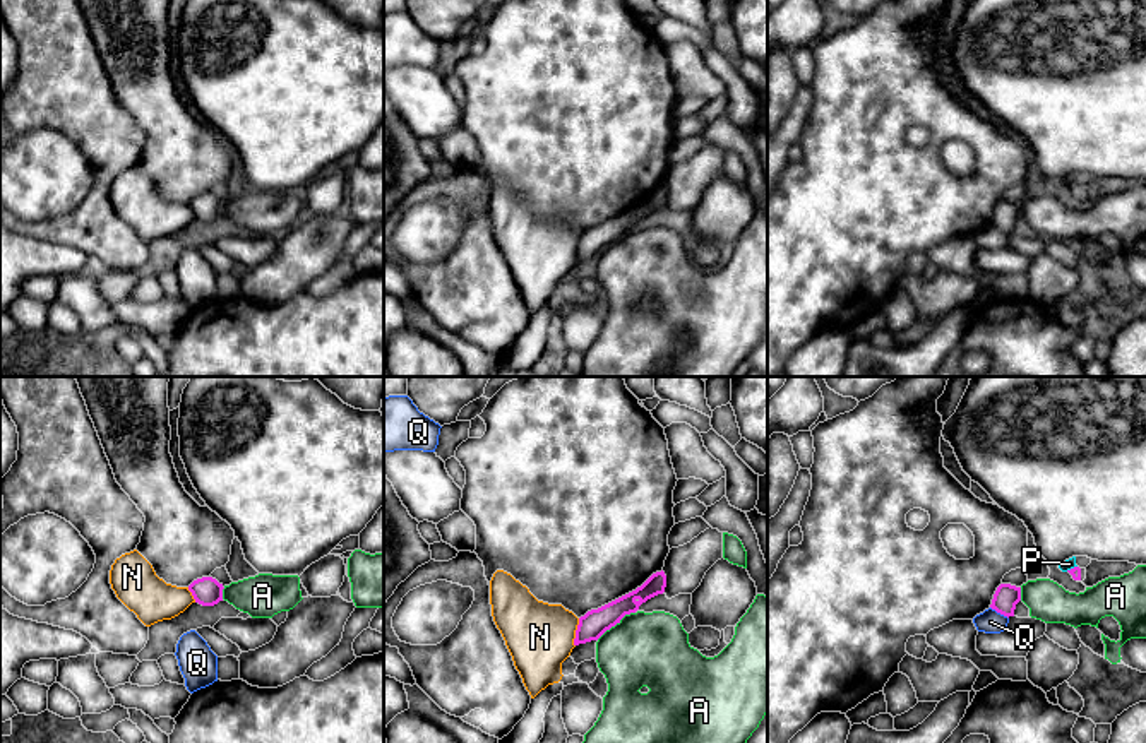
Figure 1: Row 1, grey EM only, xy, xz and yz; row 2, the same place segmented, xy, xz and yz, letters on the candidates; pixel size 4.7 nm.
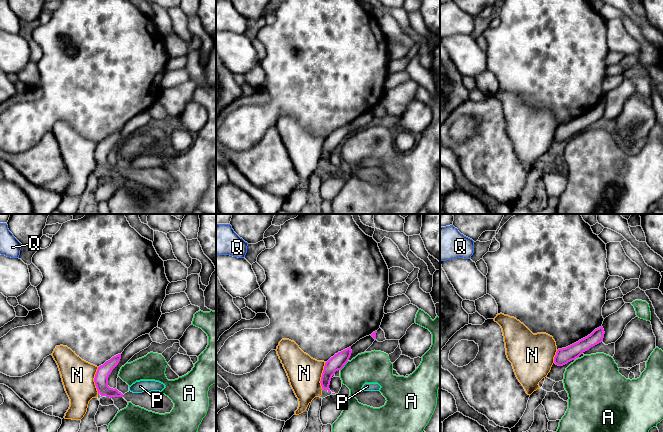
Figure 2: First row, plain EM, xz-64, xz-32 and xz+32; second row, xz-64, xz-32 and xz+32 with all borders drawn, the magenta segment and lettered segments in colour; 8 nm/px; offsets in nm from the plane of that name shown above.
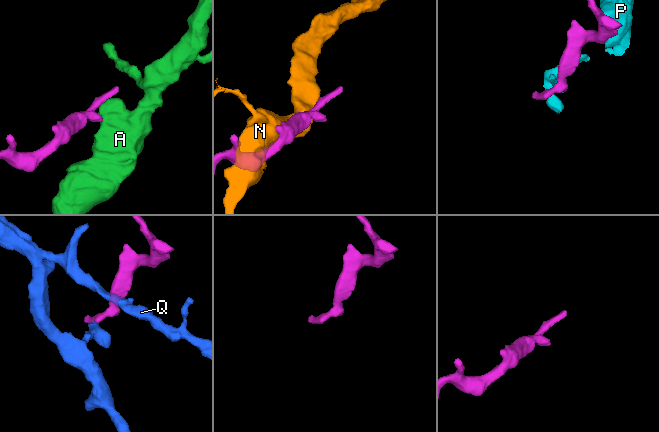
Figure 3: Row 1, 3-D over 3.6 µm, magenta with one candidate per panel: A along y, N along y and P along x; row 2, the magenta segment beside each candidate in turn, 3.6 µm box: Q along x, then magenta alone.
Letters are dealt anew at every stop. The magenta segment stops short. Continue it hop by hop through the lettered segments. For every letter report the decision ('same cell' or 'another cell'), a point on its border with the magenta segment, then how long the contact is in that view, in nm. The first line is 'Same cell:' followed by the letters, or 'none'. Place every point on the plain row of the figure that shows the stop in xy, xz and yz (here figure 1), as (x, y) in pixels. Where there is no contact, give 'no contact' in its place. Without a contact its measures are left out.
Same cell: none
A: another cell | xz (615, 240) | 220 nm
N: another cell | xz (576, 249) | 140 nm
P: another cell | yz (1071, 185) | 60 nm
Q: another cell | yz (999, 228) | 110 nm

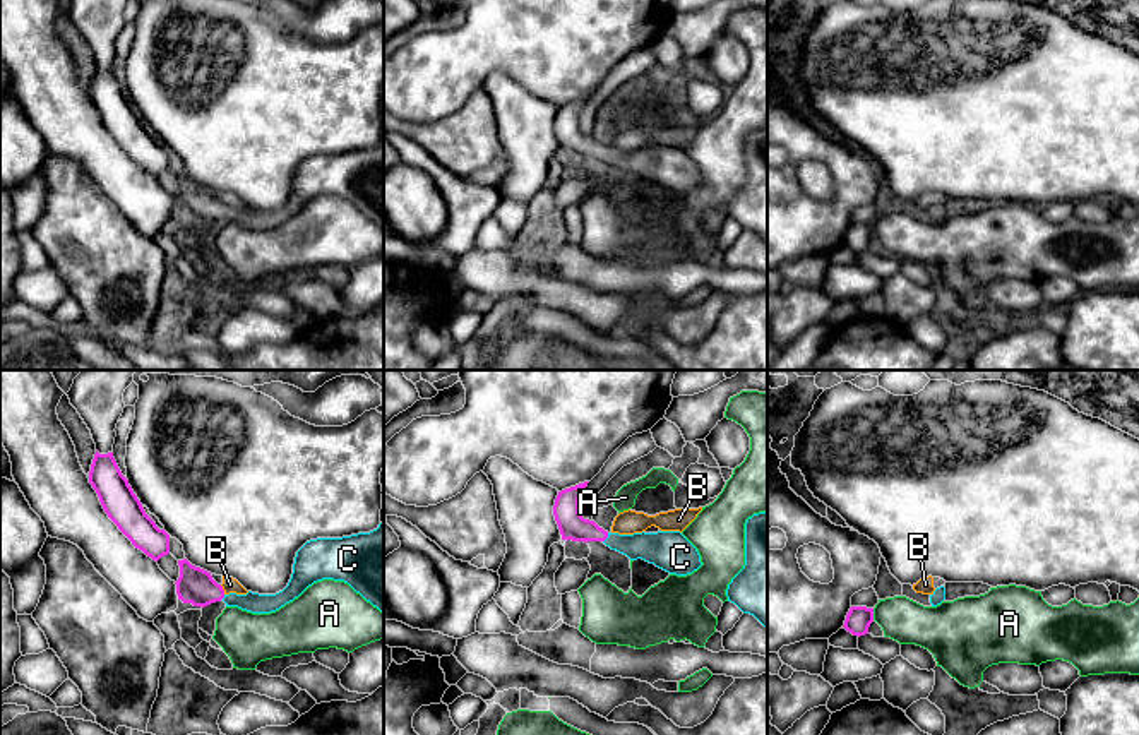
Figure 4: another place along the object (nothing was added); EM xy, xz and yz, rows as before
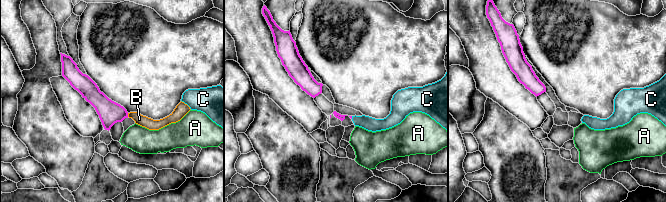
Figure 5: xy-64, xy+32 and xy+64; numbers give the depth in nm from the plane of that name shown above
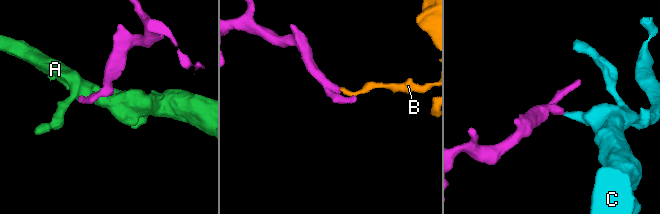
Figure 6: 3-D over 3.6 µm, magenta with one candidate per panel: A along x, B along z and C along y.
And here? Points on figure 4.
Same cell: C
A: another cell | yz (872, 230) | 60 nm
B: another cell | xy (223, 206) | 50 nm
C: same cell | xz (607, 153) | 50 nm

